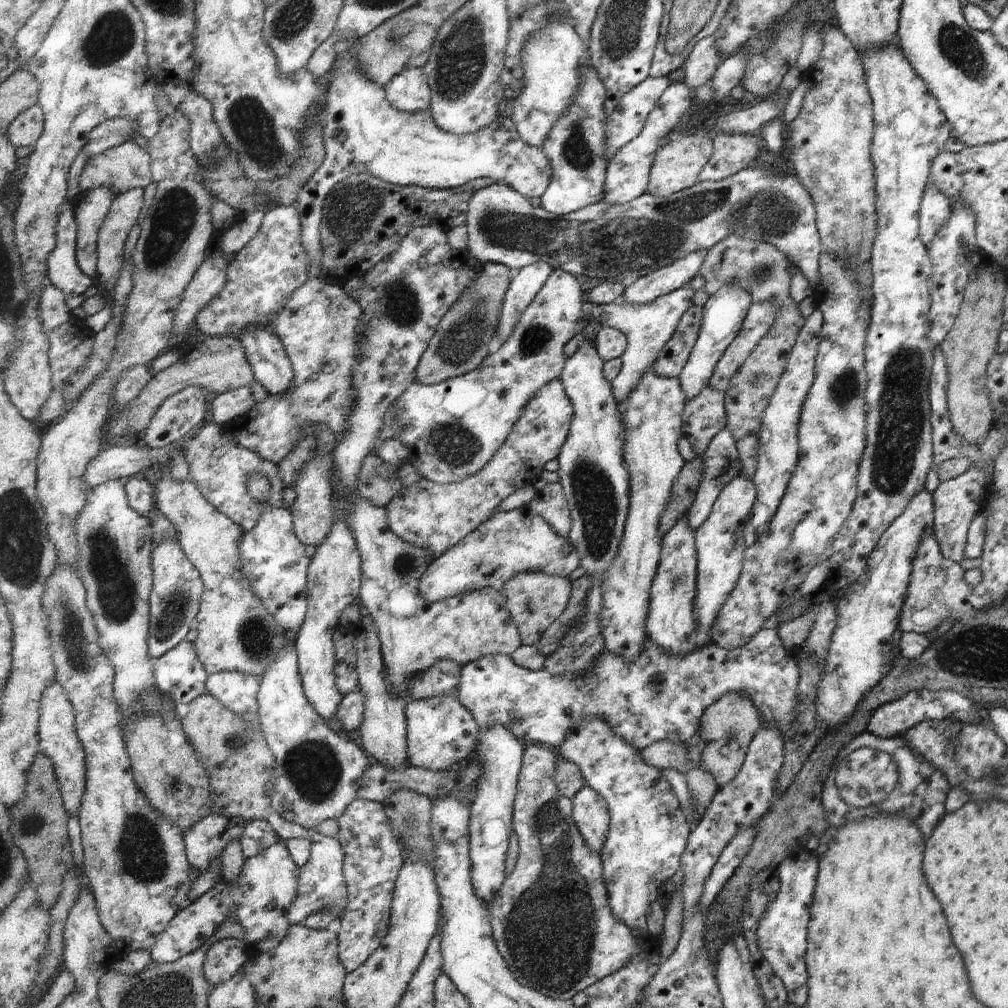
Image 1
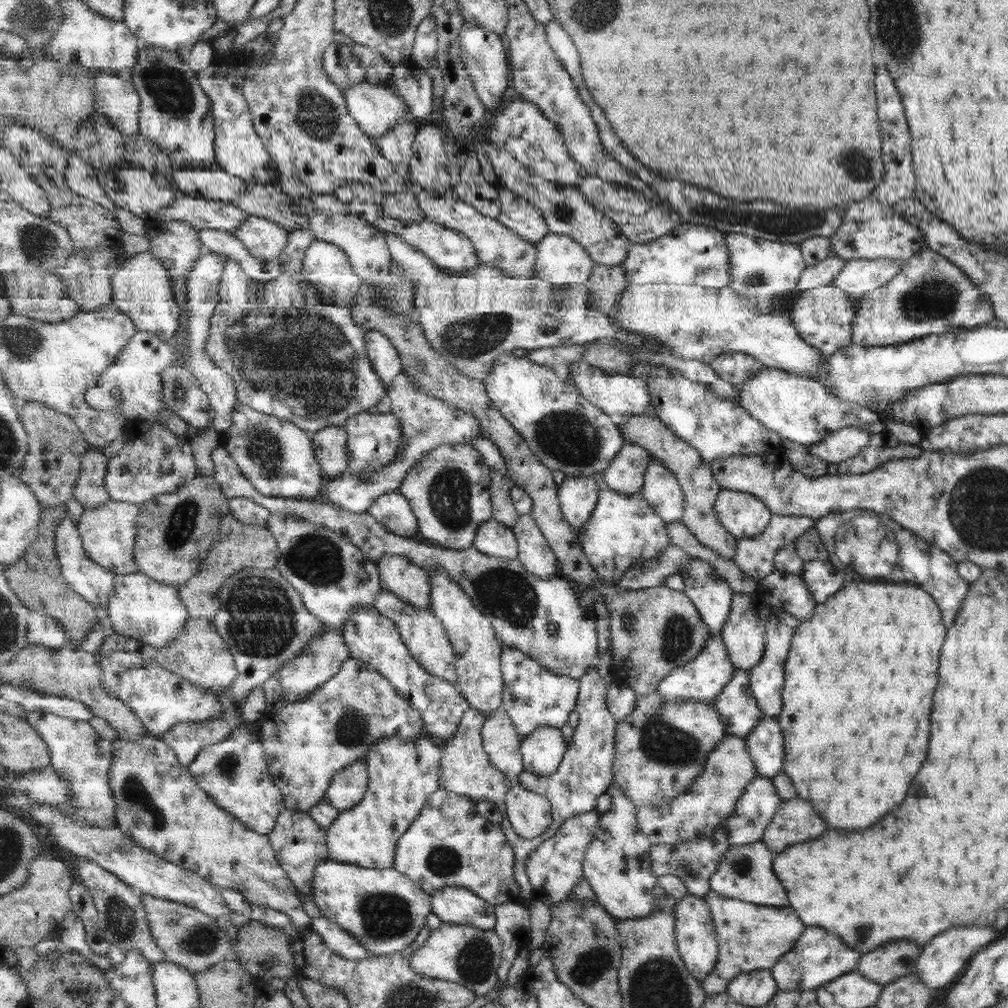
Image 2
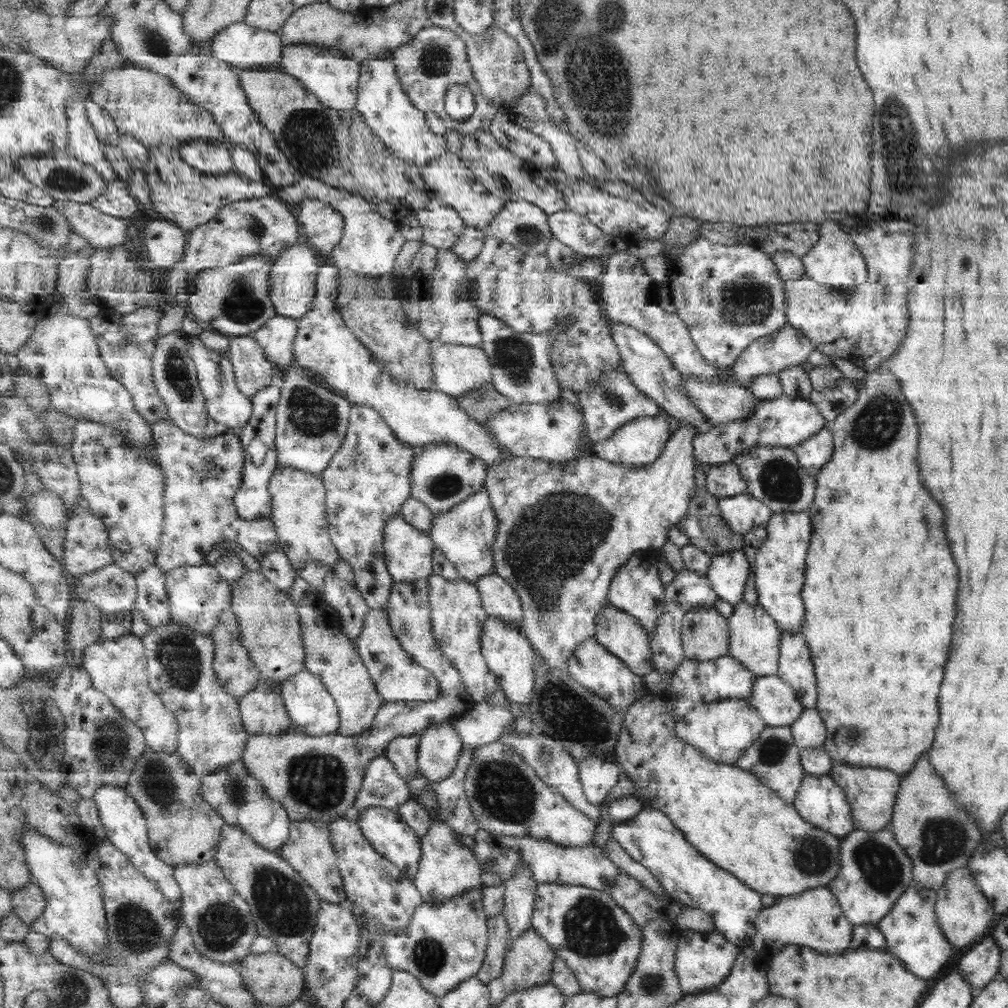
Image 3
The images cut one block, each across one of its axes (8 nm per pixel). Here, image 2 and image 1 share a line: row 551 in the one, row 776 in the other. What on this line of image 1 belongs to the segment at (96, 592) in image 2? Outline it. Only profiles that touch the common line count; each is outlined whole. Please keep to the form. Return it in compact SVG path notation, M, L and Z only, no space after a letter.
M58 681L49 686L41 700L40 708L40 752L44 752L56 765L56 774L65 799L65 808L70 816L80 814L81 803L88 788L88 765L84 745L77 736L75 708L69 700L68 690Z

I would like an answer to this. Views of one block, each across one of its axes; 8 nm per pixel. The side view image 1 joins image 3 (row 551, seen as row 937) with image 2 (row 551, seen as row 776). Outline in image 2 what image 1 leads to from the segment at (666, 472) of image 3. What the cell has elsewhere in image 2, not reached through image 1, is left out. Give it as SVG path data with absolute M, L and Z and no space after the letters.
M520 515L519 522L512 530L518 540L518 559L523 566L543 579L553 578L559 568L559 559L536 521L531 516Z

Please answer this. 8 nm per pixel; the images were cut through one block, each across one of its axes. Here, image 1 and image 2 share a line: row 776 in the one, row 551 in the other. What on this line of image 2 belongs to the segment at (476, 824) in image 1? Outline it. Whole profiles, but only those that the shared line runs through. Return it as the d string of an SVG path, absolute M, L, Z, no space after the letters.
M490 519L477 531L474 547L483 554L505 559L517 559L520 549L512 527L496 519Z

